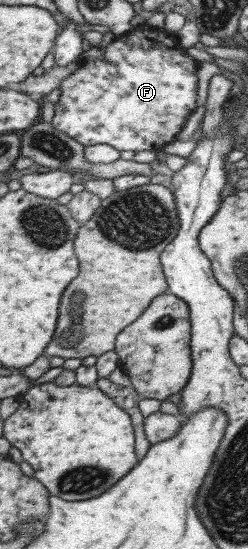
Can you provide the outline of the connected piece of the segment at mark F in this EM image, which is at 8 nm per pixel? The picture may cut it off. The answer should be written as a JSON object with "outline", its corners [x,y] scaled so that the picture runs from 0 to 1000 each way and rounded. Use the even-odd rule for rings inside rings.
{"outline":[[[581,44],[540,47],[508,62],[464,67],[399,106],[339,109],[242,153],[242,171],[214,189],[206,237],[254,240],[339,268],[375,262],[435,262],[464,273],[637,275],[694,259],[726,240],[766,206],[790,197],[790,124],[774,104],[758,104],[702,66],[657,55]]]}

